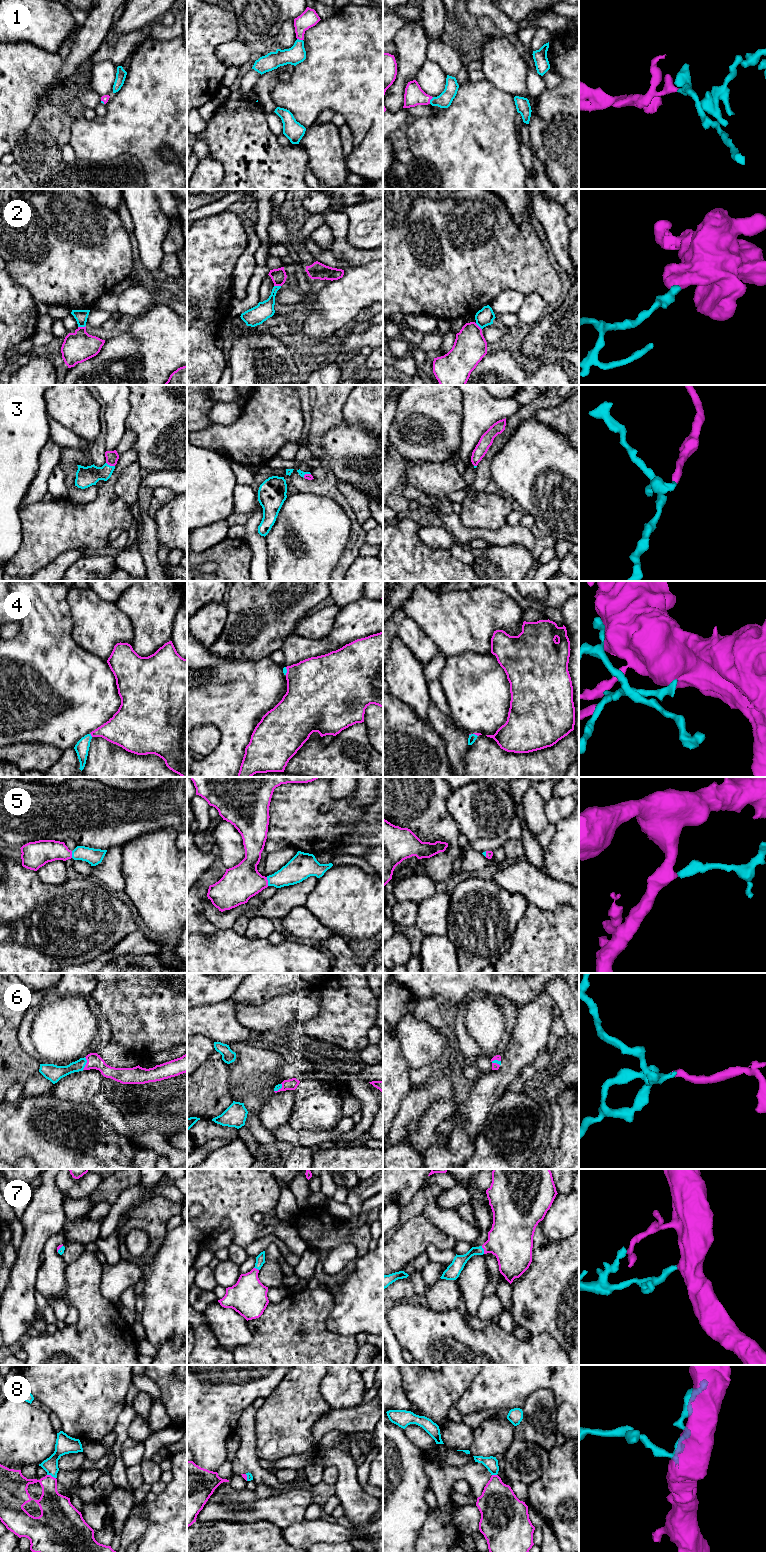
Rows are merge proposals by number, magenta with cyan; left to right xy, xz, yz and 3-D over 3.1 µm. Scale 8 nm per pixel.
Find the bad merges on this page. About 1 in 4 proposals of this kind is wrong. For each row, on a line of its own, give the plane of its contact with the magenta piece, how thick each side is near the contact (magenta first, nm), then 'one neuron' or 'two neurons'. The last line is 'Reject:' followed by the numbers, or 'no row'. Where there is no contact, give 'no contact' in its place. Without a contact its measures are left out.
1: yz | 160/120 nm | one neuron
2: xy | 240/100 nm | two neurons
3: xy | 100/160 nm | one neuron
4: xy | 240/110 nm | one neuron
5: xz | 280/190 nm | one neuron
6: xy | 120/110 nm | one neuron
7: yz | 360/110 nm | one neuron
8: xy | 220/120 nm | one neuron
Reject: 2

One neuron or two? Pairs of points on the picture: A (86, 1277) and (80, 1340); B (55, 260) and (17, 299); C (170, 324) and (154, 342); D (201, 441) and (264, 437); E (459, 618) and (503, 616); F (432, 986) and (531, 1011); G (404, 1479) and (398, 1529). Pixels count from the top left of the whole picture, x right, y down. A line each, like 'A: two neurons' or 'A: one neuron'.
A: one neuron
B: two neurons
C: one neuron
D: one neuron
E: one neuron
F: two neurons
G: one neuron

